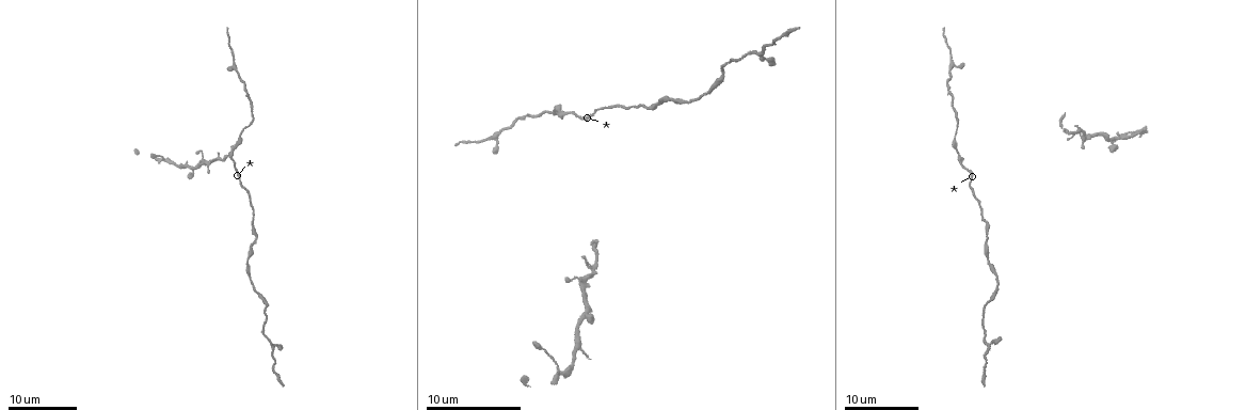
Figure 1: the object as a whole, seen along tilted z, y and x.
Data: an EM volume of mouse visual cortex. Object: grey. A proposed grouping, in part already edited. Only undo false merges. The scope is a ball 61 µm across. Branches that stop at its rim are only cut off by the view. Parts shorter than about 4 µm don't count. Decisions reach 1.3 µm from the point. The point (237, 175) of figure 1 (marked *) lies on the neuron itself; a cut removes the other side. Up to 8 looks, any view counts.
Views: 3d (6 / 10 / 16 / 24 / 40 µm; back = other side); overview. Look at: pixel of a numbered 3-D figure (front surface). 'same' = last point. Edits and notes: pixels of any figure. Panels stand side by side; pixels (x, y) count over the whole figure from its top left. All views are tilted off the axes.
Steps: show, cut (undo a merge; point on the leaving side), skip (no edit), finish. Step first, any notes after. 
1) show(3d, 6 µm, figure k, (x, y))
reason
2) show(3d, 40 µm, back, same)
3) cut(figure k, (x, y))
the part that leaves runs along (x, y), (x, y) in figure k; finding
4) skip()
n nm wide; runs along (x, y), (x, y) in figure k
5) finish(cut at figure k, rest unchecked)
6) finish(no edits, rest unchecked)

show(3d, 16 µm, figure 1, (1062, 127))
a narrow waist

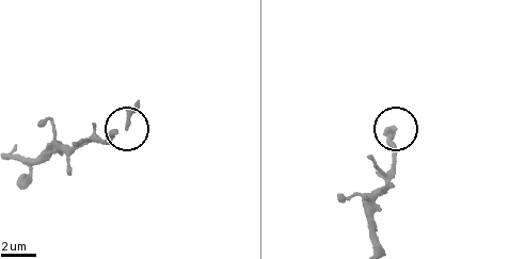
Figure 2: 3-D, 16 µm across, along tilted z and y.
show(3d, 6 µm, figure 2, (392, 126))
closer look

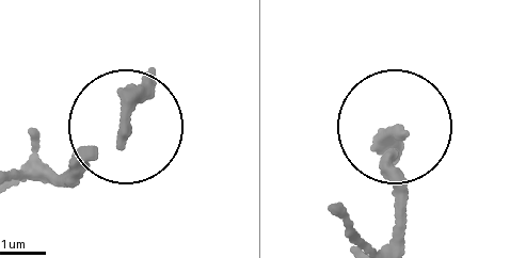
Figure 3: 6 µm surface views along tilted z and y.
show(3d, 6 µm, back, figure 3, (124, 132))
other side

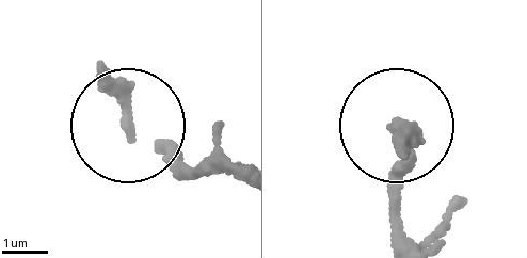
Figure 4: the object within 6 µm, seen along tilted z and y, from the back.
skip()
160 nm wide; one neuron here

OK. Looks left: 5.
show(3d, 24 µm, figure 1, (252, 103))
sudden change in width

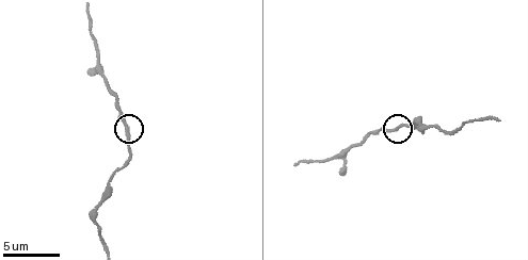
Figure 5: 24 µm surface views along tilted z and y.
show(3d, 6 µm, figure 5, (392, 129))
zoom in

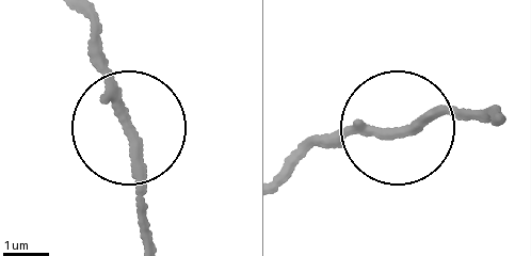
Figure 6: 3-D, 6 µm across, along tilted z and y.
skip()
runs along (142, 240), (138, 147), (85, 18) in figure 6; all the same neuron

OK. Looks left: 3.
show(3d, 16 µm, figure 1, (190, 167))

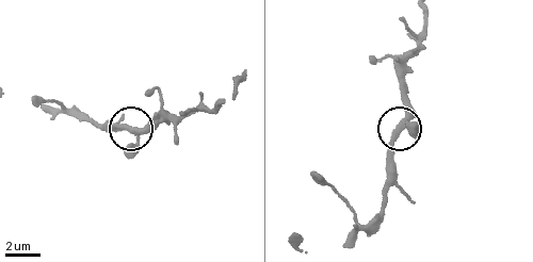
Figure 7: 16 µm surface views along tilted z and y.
show(3d, 6 µm, figure 7, (133, 133))
closer look

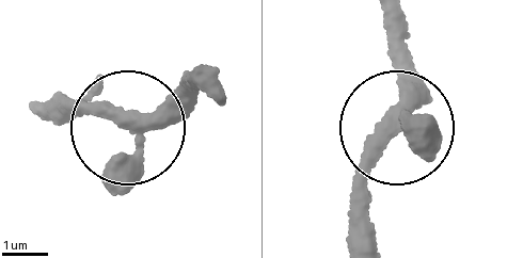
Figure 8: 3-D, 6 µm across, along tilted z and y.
skip()
330 nm wide; continuous, no second neuron

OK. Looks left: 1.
finish(no edits, rest unchecked)

